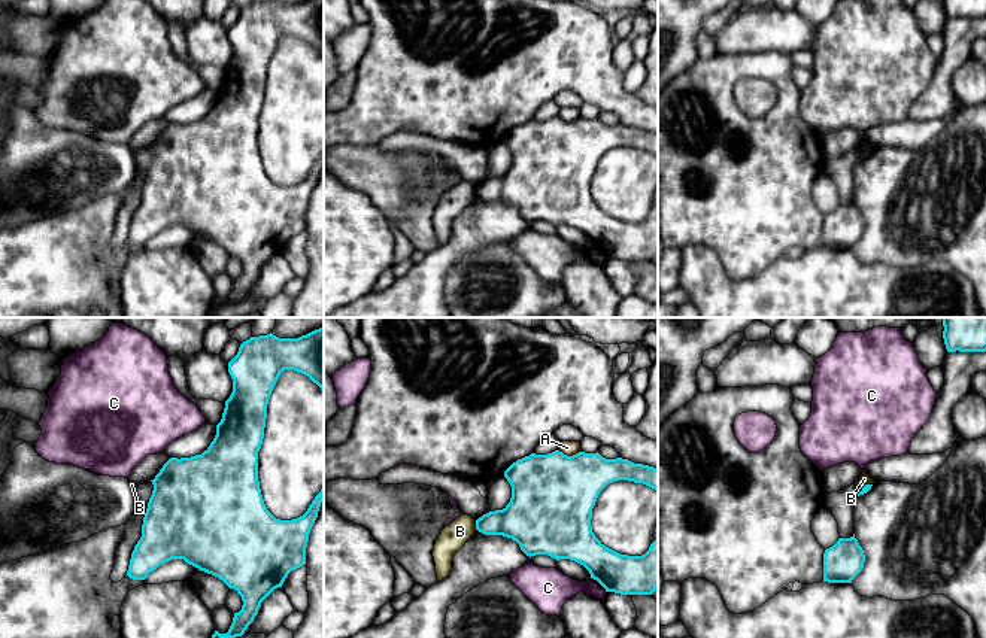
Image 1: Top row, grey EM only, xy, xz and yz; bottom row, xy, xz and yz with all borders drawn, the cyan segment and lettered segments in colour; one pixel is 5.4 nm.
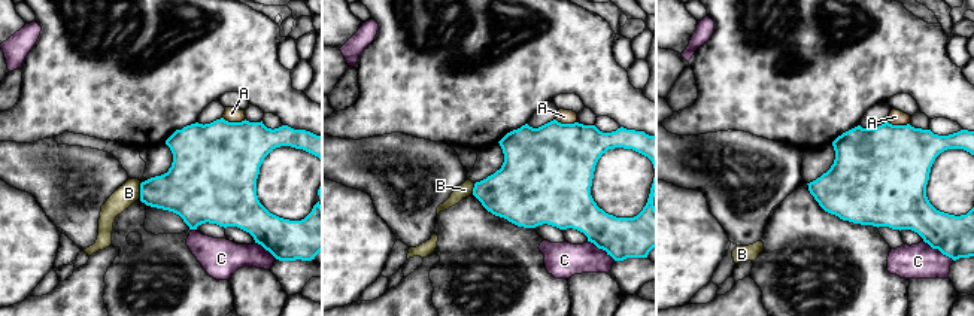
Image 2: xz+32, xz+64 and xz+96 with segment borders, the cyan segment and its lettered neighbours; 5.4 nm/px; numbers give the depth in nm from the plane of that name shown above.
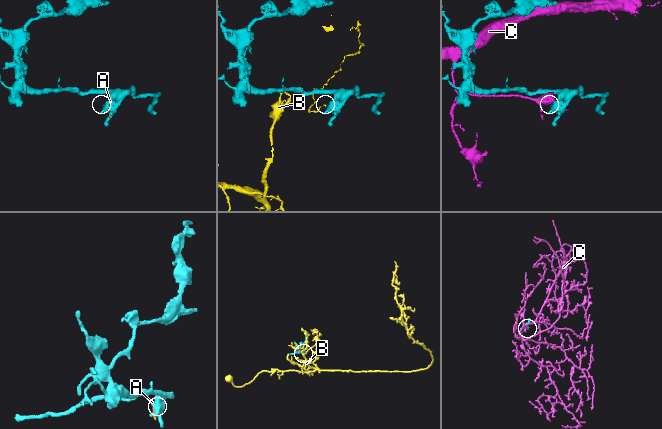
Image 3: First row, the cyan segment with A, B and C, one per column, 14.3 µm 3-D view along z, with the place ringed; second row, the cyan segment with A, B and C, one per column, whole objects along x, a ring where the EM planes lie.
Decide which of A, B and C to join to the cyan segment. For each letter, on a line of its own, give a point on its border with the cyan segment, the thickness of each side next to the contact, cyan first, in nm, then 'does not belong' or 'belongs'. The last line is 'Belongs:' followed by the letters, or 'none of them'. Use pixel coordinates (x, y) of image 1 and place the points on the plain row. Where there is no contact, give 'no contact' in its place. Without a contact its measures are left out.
A: contact xz (570, 122); calibres 440 and 80 nm; does not belong
B: contact xz (476, 191); calibres 240 and 140 nm; does not belong
C: contact xz (604, 254); calibres 220 and 160 nm; does not belong
Belongs: none of them

